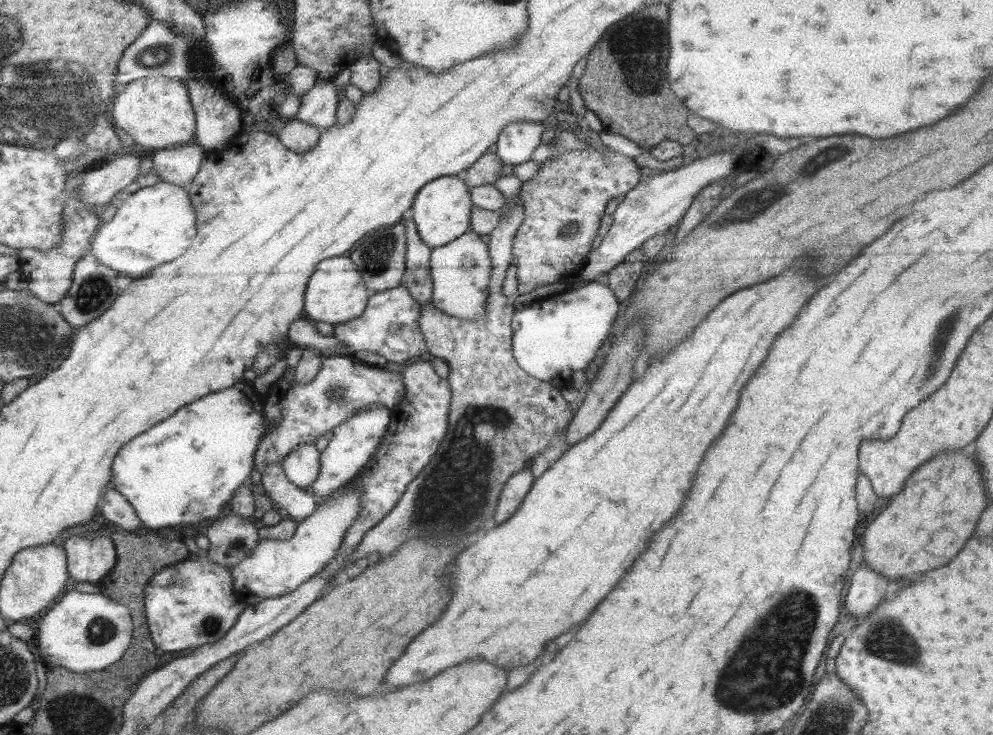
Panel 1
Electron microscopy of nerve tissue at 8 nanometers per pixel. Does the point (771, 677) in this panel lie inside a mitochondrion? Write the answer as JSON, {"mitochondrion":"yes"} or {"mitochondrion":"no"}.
{"mitochondrion":"yes"}

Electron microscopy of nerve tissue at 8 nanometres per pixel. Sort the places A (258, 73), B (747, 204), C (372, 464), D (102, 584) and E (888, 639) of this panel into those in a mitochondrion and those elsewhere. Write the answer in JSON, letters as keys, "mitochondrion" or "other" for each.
{"A":"other","B":"mitochondrion","C":"other","D":"other","E":"mitochondrion"}

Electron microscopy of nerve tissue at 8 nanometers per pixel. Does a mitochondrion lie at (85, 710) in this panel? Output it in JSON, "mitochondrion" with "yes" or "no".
{"mitochondrion":"no"}

